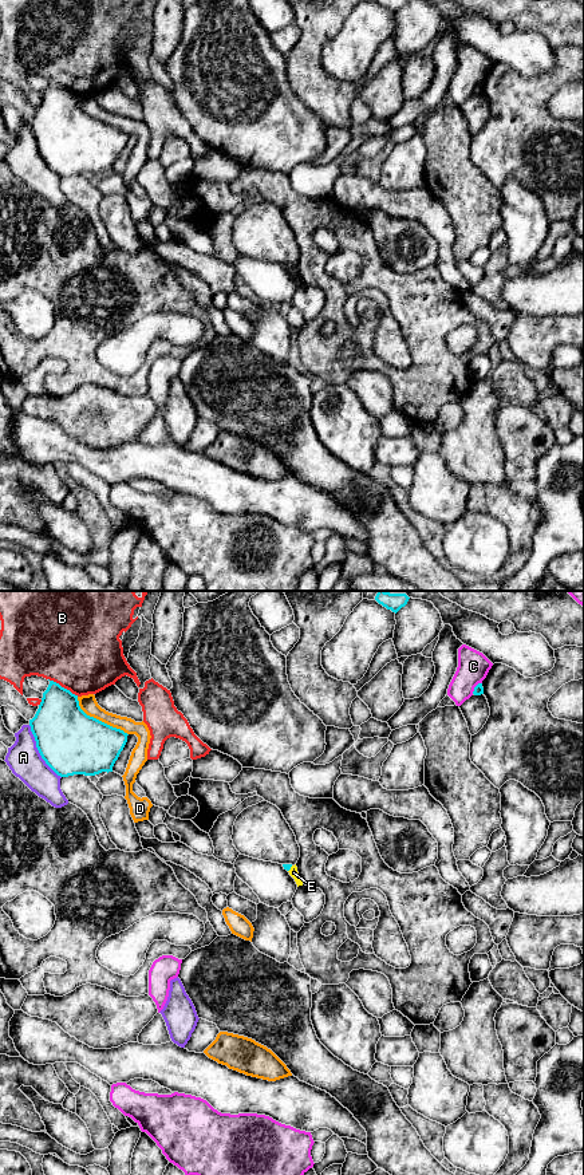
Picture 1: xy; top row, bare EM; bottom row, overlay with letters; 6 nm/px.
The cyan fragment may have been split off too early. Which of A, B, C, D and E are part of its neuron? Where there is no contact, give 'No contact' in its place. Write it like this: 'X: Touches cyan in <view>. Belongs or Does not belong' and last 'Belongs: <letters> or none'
A: Touches cyan in xy. Does not belong
B: Touches cyan in xy. Does not belong
C: Touches cyan in xy. Does not belong
D: Touches cyan in xy. Does not belong
E: Touches cyan in xy. Does not belong
Belongs: none

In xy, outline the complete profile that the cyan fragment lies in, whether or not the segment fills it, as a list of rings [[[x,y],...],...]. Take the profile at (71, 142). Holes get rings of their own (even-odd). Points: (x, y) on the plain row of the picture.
[[[54,80],[29,126],[42,158],[60,177],[113,171],[129,135],[87,115],[78,95]]]

